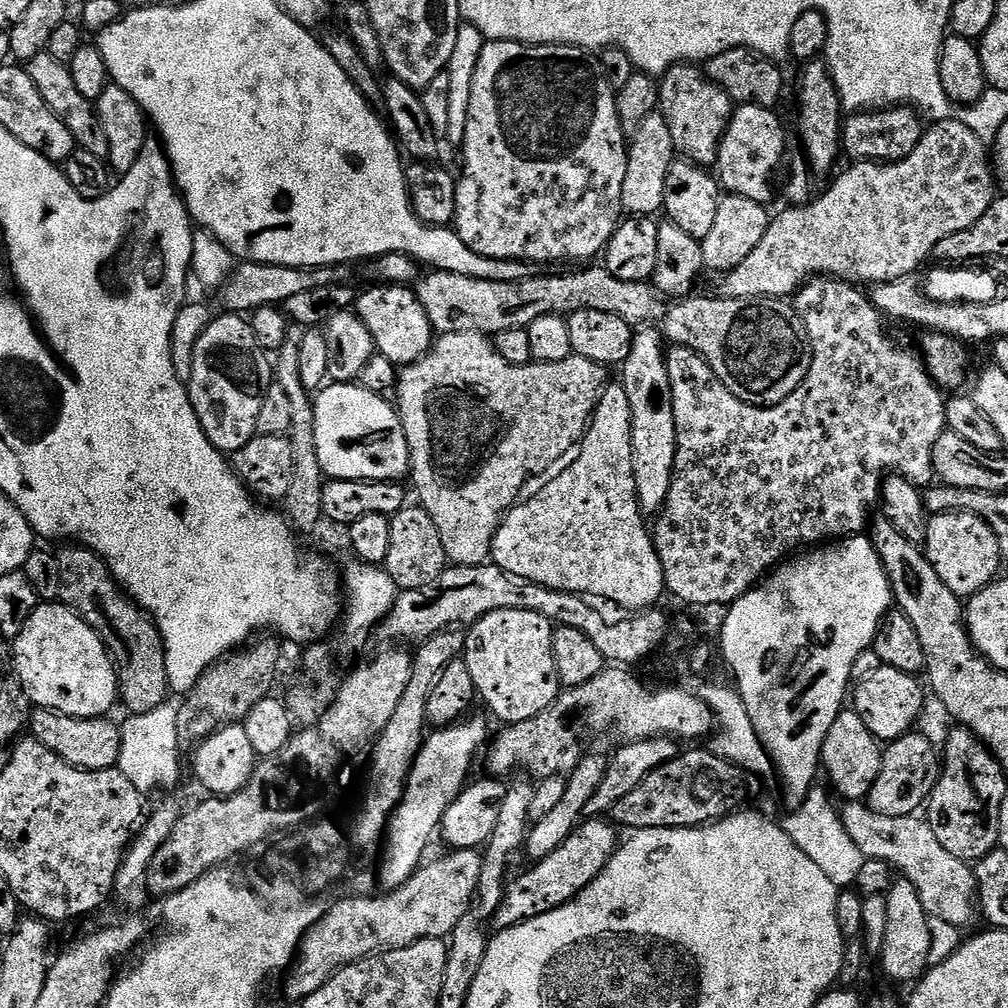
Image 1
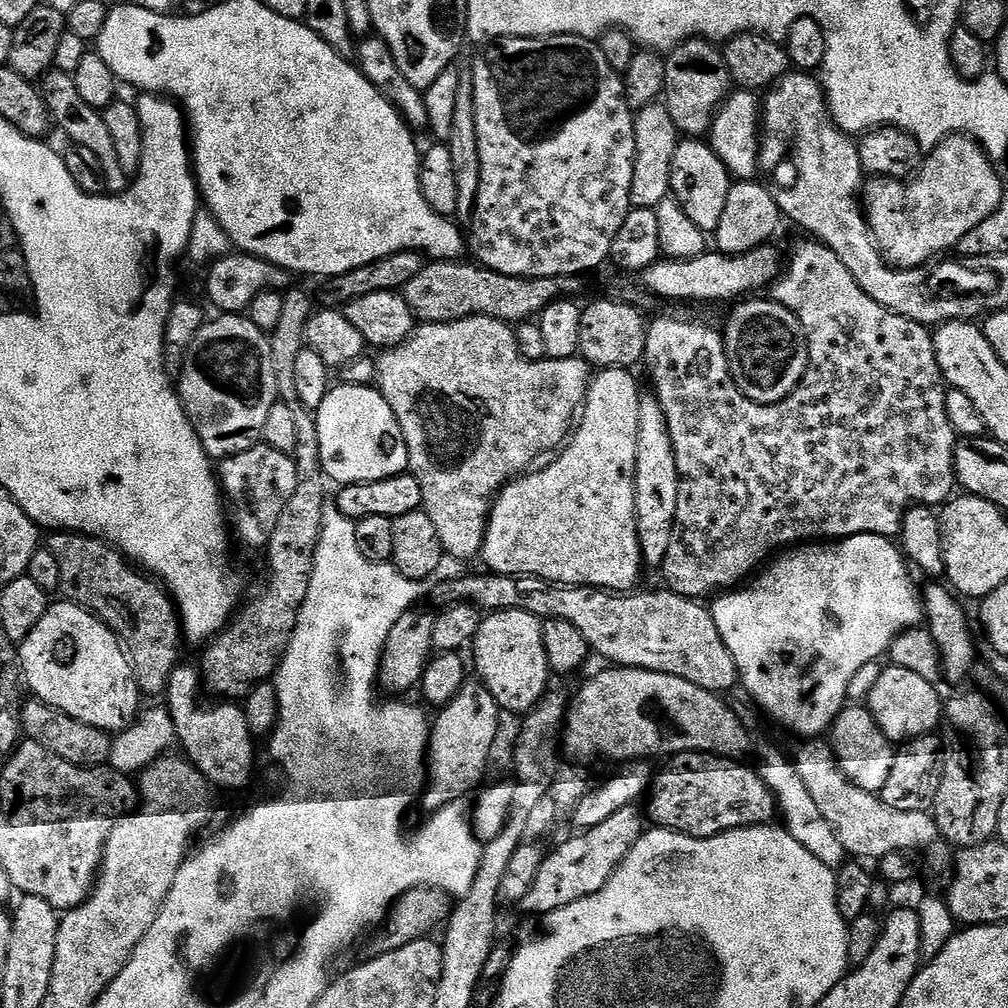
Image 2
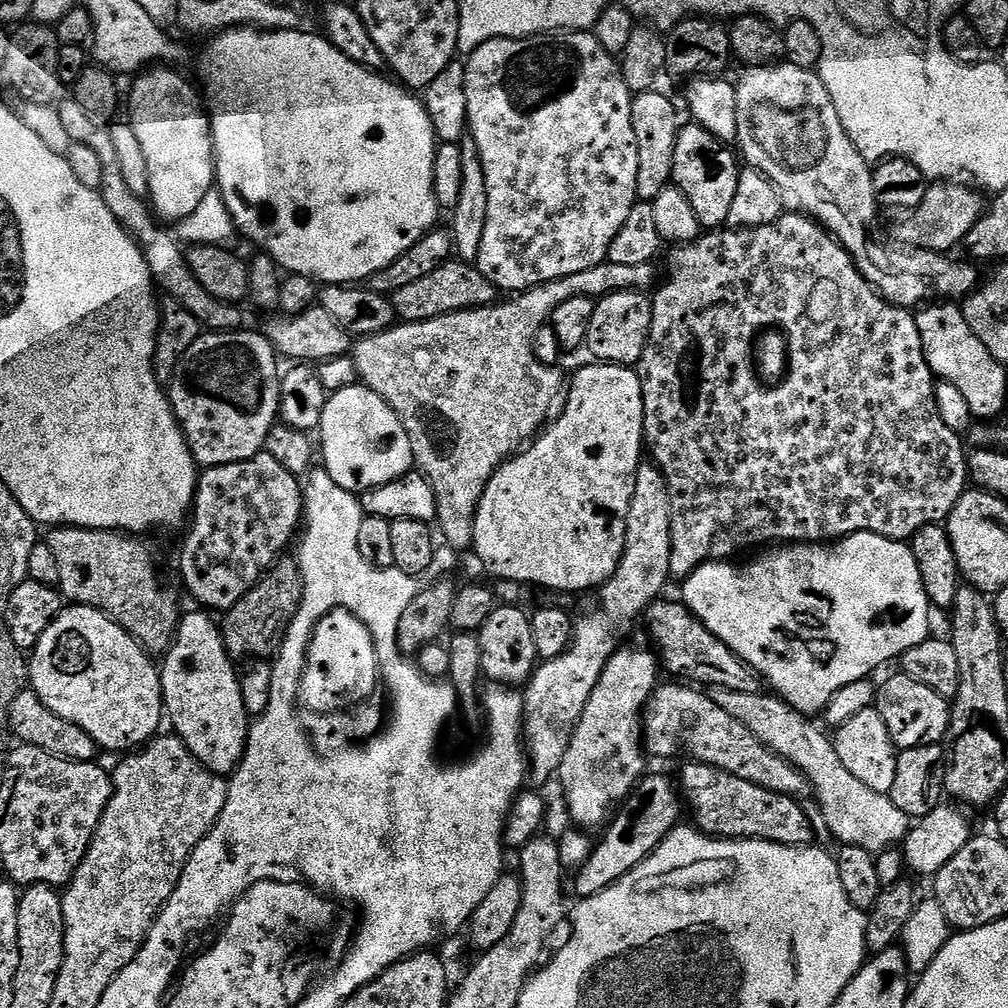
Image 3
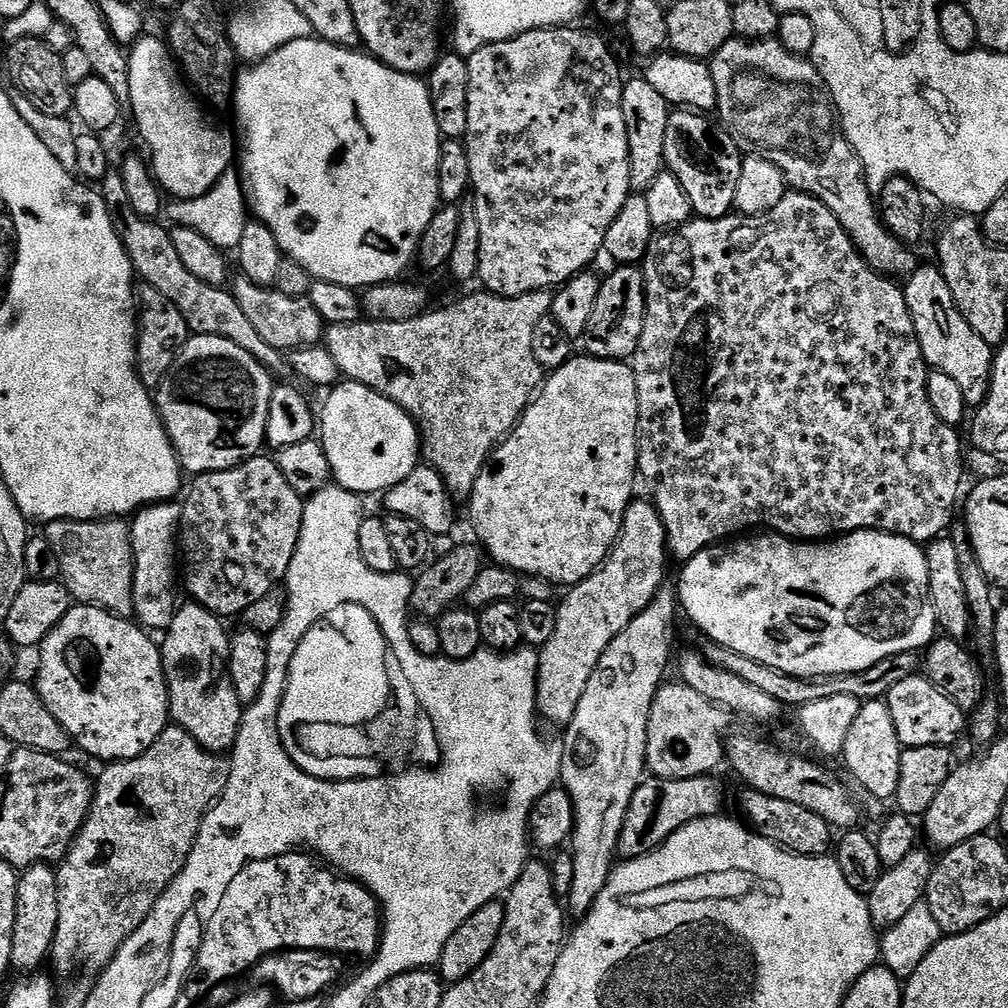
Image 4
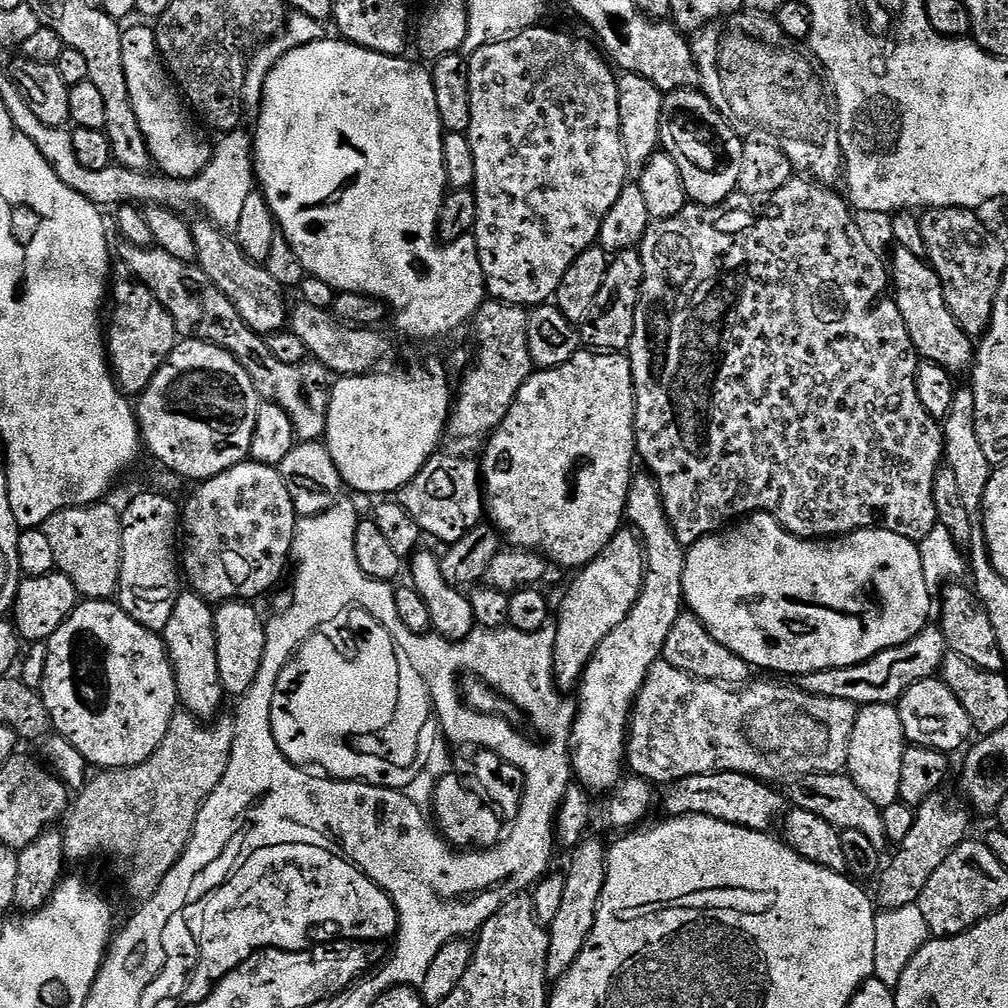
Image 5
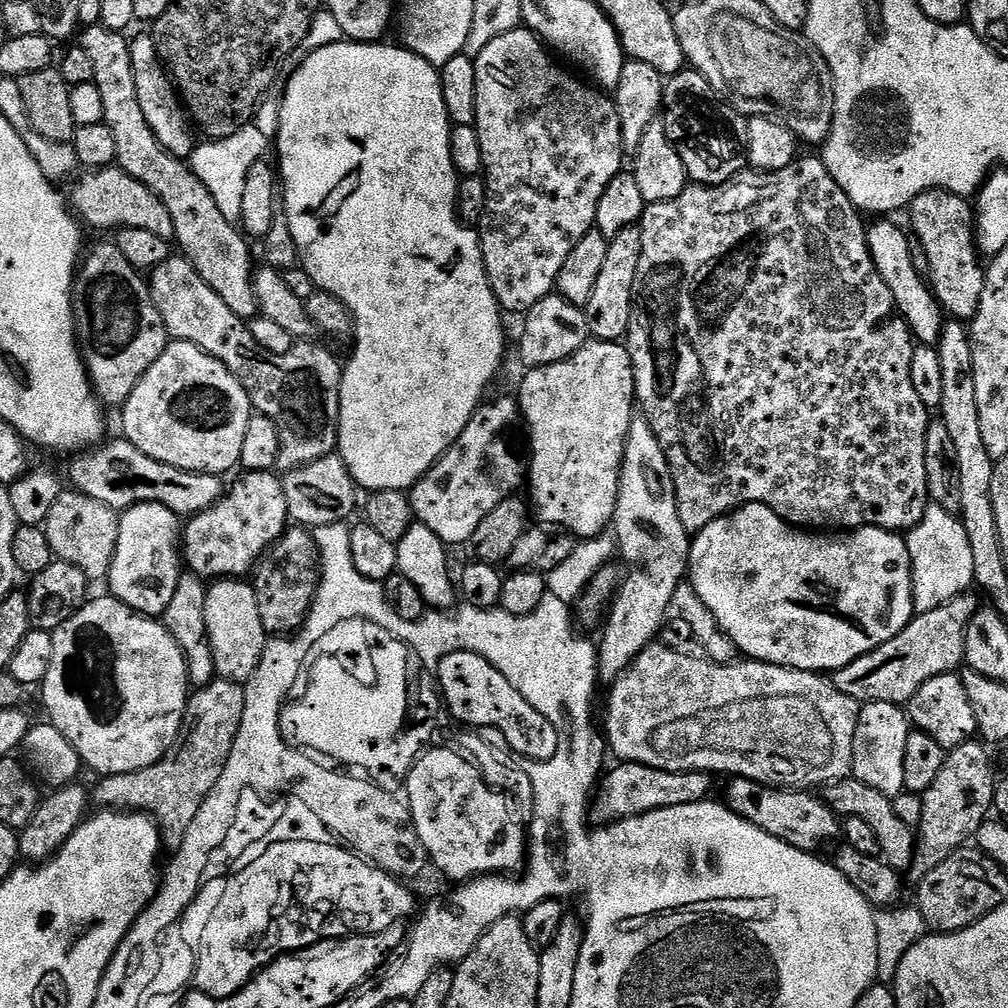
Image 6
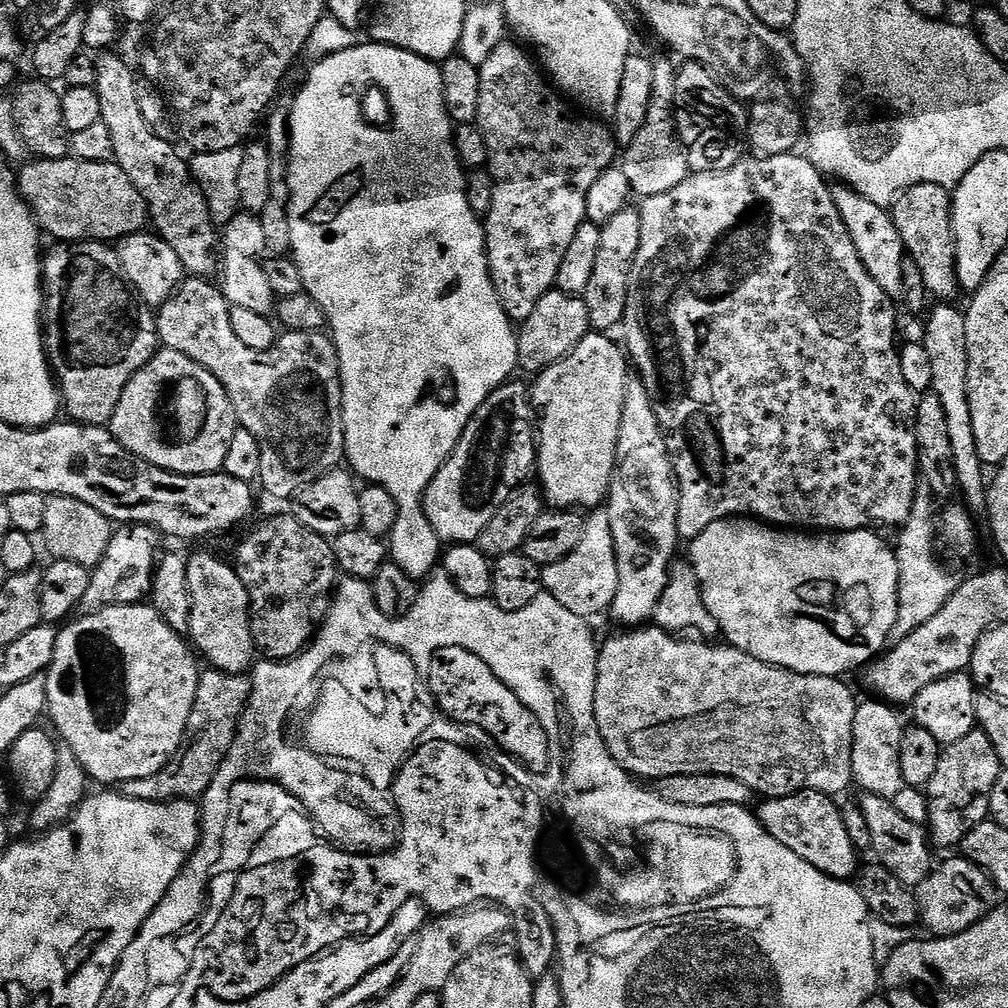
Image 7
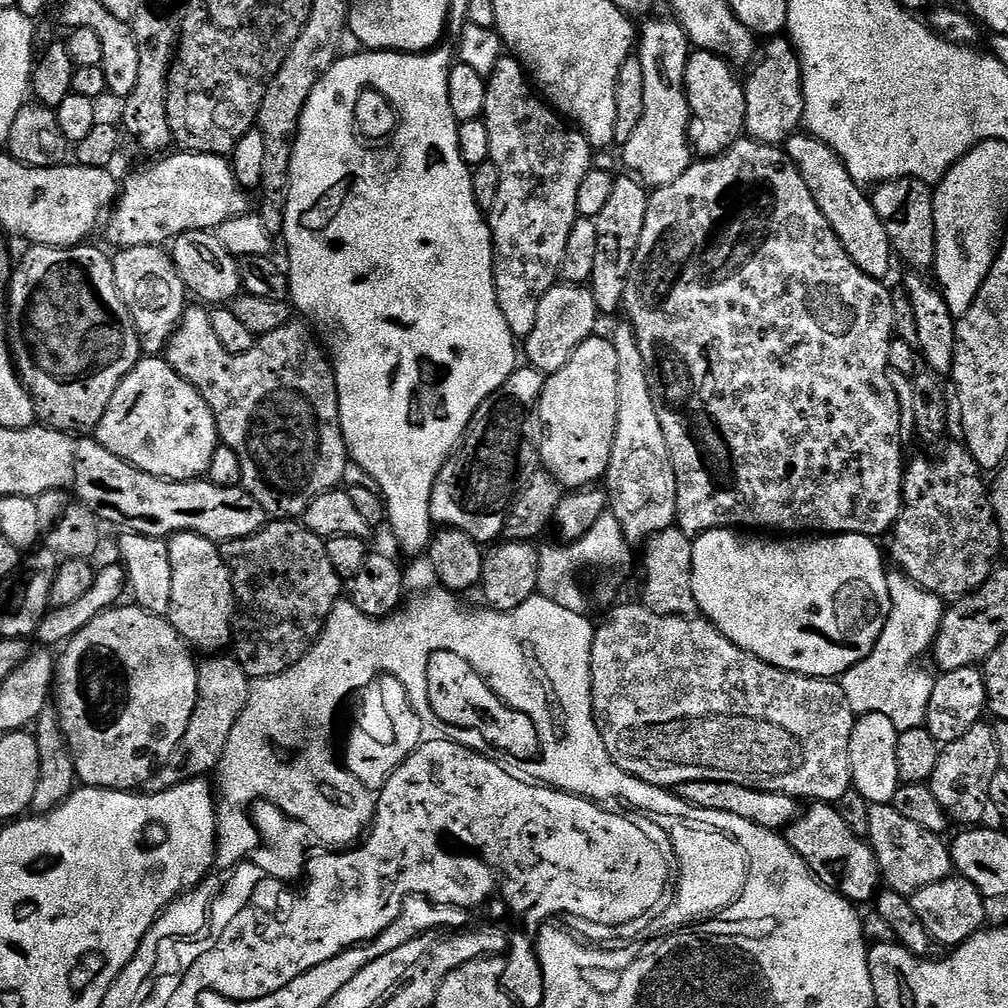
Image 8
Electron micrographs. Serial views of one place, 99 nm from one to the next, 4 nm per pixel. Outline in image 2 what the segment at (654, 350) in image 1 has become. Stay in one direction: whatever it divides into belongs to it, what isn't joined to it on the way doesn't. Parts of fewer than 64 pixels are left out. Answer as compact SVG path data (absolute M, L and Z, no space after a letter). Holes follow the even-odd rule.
M641 395L638 402L638 454L636 455L636 477L634 478L634 506L636 507L638 542L644 555L645 565L649 569L651 567L659 569L666 558L666 550L670 550L670 542L674 538L674 522L678 514L679 485L678 462L674 458L674 446L670 438L666 414L656 395Z

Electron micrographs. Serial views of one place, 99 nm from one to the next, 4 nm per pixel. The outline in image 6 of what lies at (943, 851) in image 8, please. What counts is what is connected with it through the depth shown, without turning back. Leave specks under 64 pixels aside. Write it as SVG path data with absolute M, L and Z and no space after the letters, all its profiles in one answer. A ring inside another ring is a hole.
M849 778L846 780L837 780L829 783L827 787L823 789L822 800L824 804L828 805L840 818L847 819L861 819L862 822L866 822L867 826L870 826L871 830L874 830L874 835L878 840L878 846L880 847L880 856L886 861L886 863L899 874L907 873L911 866L912 859L915 856L916 850L916 838L917 833L909 827L906 822L900 822L896 814L894 814L893 801L889 797L883 796L882 793L874 790L870 786L866 786L862 781Z

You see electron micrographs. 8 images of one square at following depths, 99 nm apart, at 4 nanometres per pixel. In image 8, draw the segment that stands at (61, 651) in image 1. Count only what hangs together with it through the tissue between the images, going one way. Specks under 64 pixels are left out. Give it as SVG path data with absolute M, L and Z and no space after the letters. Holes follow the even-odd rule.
M115 606L95 617L84 629L78 630L72 638L63 645L64 653L58 656L58 671L54 681L55 687L60 692L59 713L62 715L63 725L66 727L67 735L70 737L70 747L76 757L76 775L85 785L100 788L118 788L121 790L132 790L137 786L144 786L148 779L156 772L156 767L167 765L168 760L174 754L174 750L182 742L186 730L190 726L190 718L194 714L194 706L198 702L200 693L200 669L198 660L192 657L193 649L188 640L184 638L179 628L171 619L163 620L155 616L155 611L144 606L136 608L122 608Z

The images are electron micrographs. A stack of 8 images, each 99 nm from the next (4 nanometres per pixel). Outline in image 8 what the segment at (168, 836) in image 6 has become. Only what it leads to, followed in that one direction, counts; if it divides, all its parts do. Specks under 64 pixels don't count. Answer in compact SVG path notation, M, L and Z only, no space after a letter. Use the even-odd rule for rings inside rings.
M212 654L208 661L199 665L200 669L200 693L198 694L198 702L194 706L194 714L190 718L190 726L186 730L186 734L182 738L182 742L174 750L174 754L168 760L166 771L168 771L169 785L180 783L182 780L194 780L205 777L208 773L212 773L219 769L220 761L224 758L226 750L226 742L230 742L230 734L234 734L234 724L238 722L238 718L242 714L242 710L246 710L248 699L250 698L250 690L252 689L252 680L248 672L244 669L244 665L240 663L235 655L220 656L224 654Z

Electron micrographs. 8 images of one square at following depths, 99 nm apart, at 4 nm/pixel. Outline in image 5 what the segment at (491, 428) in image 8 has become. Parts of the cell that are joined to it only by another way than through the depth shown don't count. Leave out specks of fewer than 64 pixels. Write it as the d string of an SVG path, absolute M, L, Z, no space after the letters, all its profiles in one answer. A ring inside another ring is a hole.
M437 454L431 456L410 478L410 482L398 493L398 503L404 507L406 514L418 522L421 533L425 537L433 536L436 540L441 540L444 546L456 544L470 530L474 530L476 525L481 523L482 517L486 512L486 501L482 491L482 468L479 463L467 460L464 456L443 456Z

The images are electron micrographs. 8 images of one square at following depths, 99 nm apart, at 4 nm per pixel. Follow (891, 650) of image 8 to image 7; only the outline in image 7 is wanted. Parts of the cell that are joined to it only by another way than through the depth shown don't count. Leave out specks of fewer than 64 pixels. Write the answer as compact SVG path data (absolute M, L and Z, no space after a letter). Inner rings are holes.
M921 481L916 488L910 518L901 527L897 544L894 544L899 570L899 610L893 637L901 639L938 614L956 590L959 581L942 566L938 553L938 526L936 523L936 497L933 487ZM937 552L937 554L936 554Z

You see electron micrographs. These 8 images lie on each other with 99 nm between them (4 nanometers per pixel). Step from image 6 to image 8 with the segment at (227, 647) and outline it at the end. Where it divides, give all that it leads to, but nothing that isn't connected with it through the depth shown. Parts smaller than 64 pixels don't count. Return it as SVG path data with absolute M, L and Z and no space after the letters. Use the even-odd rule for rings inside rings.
M177 532L168 540L174 570L171 619L184 638L197 649L220 650L232 636L232 619L238 616L236 587L232 585L232 569L221 545L198 532Z

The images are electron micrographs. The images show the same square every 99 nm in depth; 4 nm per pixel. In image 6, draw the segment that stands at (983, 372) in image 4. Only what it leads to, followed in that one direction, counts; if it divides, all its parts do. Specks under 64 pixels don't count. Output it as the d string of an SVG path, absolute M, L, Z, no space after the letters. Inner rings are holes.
M880 218L873 228L869 227L867 229L868 233L868 249L872 255L872 261L874 266L878 270L878 274L882 278L882 282L886 282L886 286L890 290L892 295L892 302L895 308L895 311L898 313L899 319L906 321L908 323L908 330L912 333L913 337L921 345L924 346L935 346L935 344L940 340L940 329L942 327L942 309L939 304L936 303L936 297L933 296L931 287L926 283L925 277L920 276L916 273L916 264L912 261L912 248L913 245L910 243L909 237L906 235L904 237L904 232L896 224L891 224L891 219Z

